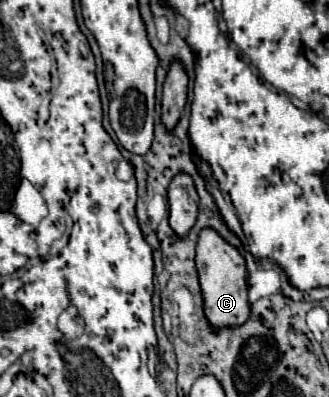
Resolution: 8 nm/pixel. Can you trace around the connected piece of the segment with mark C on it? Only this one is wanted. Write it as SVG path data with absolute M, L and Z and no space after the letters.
M203 228L197 242L197 270L201 292L205 298L205 316L213 328L241 326L249 318L247 302L247 268L245 258L235 246L225 242L215 228Z

